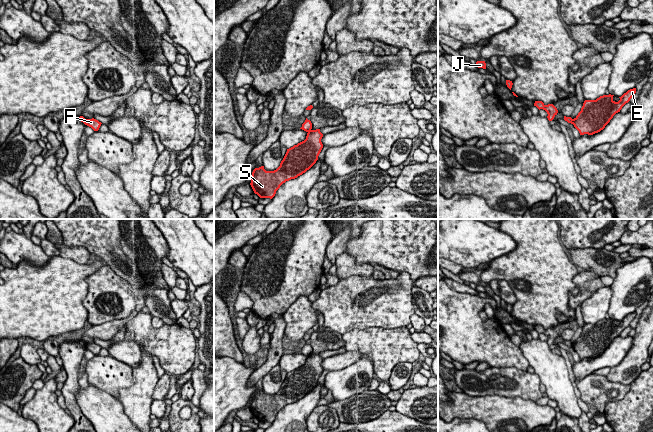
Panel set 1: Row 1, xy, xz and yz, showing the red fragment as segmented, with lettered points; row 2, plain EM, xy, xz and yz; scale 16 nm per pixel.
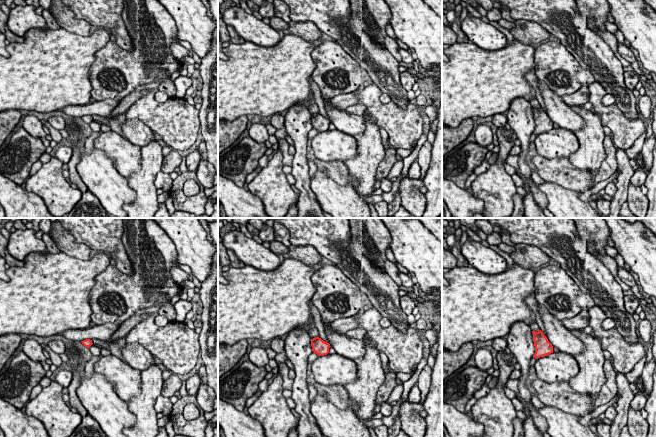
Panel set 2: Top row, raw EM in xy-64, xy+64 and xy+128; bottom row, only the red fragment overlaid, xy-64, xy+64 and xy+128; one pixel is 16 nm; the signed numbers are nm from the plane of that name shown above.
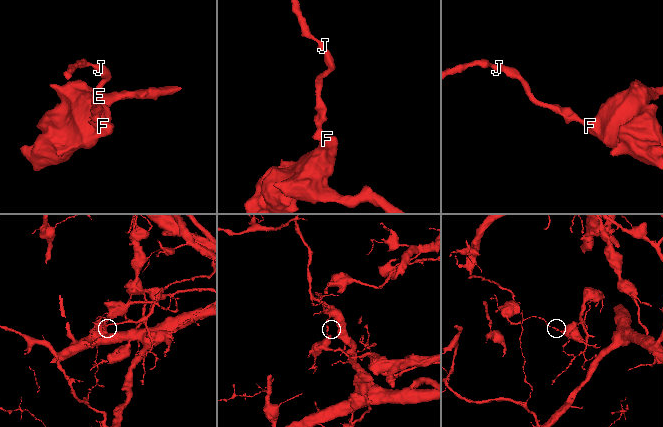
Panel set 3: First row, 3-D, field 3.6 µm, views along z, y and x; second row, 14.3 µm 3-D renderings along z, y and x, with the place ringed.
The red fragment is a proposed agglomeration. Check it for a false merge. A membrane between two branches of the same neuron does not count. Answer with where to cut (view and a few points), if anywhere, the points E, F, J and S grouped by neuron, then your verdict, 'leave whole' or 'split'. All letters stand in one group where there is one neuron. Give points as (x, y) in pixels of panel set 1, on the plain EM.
cut xz (310, 353), (308, 356); groups E F S / J; split

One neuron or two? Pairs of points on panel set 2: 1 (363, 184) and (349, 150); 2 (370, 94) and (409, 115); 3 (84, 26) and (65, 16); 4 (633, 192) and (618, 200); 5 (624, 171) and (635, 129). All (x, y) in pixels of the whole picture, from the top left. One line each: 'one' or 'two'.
1: two
2: one
3: one
4: two
5: two

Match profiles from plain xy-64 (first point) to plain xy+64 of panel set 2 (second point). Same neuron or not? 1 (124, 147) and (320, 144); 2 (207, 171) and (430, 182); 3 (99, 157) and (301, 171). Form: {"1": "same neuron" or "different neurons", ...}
{"1": "same neuron", "2": "different neurons", "3": "different neurons"}

